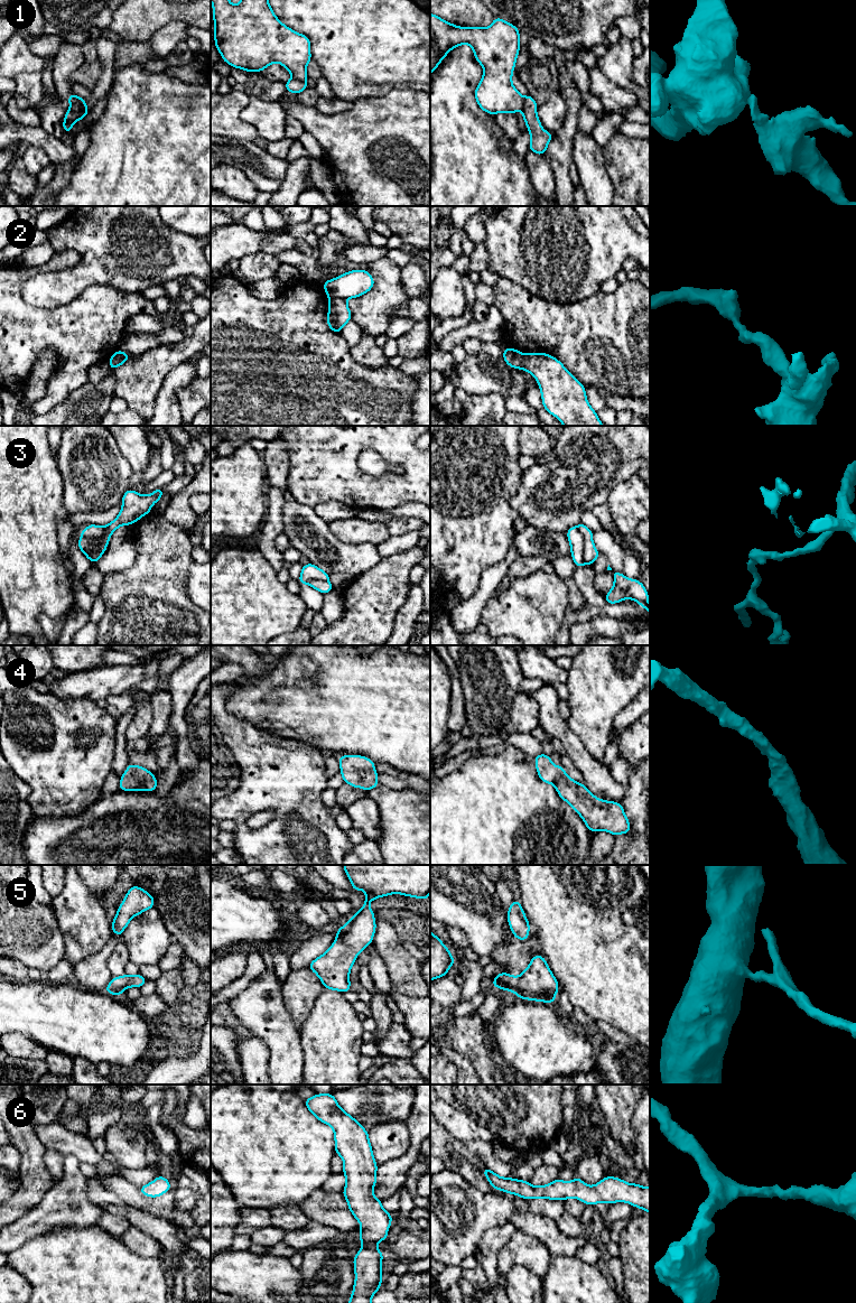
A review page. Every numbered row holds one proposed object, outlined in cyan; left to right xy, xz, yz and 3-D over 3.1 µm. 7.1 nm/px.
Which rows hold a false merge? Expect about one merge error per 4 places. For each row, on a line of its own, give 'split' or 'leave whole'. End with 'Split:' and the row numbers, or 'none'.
1: split
2: split
3: split
4: leave whole
5: leave whole
6: leave whole
Split: 1, 2, 3

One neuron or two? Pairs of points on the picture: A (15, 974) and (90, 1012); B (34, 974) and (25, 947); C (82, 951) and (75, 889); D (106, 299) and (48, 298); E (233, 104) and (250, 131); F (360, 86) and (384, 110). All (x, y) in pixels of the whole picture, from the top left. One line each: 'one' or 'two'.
A: two
B: two
C: one
D: two
E: one
F: two

